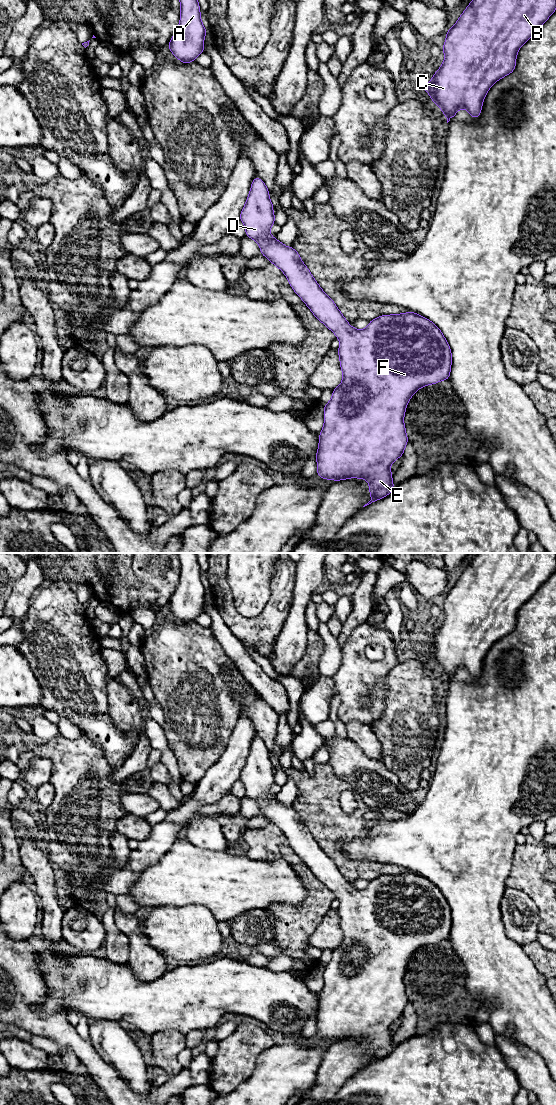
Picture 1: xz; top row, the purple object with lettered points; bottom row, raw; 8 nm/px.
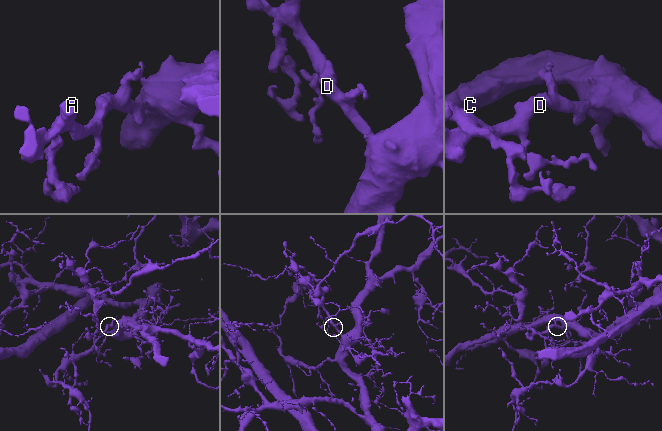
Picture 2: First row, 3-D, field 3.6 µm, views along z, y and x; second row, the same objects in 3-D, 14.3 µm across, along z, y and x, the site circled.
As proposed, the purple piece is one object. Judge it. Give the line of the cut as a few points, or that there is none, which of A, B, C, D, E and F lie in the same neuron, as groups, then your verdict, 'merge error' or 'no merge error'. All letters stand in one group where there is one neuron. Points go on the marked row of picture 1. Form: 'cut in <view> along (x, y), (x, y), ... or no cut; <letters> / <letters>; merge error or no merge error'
no cut; A B C D E F; no merge error

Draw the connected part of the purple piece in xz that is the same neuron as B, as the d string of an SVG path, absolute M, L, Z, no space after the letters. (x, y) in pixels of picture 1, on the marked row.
M472 0L455 25L446 32L443 45L445 59L431 81L422 87L431 100L440 107L447 123L459 109L466 109L472 118L479 117L484 98L492 85L515 70L516 57L521 46L556 11L556 0Z

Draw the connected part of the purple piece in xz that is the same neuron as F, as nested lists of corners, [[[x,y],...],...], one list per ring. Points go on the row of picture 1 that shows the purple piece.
[[[257,176],[253,179],[252,185],[250,188],[250,193],[247,197],[246,203],[240,213],[240,220],[245,226],[246,237],[251,238],[257,242],[260,247],[261,255],[268,258],[273,265],[278,267],[287,277],[288,282],[294,292],[303,300],[307,307],[311,310],[313,315],[321,321],[328,329],[335,333],[336,338],[340,340],[340,346],[338,348],[338,354],[340,359],[340,367],[343,373],[343,379],[341,384],[334,390],[332,390],[332,399],[324,406],[324,426],[321,432],[319,433],[319,445],[316,453],[317,460],[317,475],[320,478],[327,480],[345,480],[349,478],[359,478],[366,479],[369,482],[369,492],[371,494],[371,500],[365,504],[363,507],[375,502],[379,499],[382,499],[388,496],[393,488],[394,483],[392,480],[392,472],[390,470],[391,464],[403,456],[404,449],[408,444],[408,437],[406,434],[406,428],[404,425],[404,415],[406,411],[407,404],[409,403],[410,398],[413,394],[420,388],[436,384],[442,380],[449,380],[451,364],[452,364],[452,353],[451,348],[445,339],[443,333],[440,329],[429,319],[414,313],[406,312],[402,314],[392,314],[392,315],[381,315],[371,321],[369,321],[368,327],[363,330],[358,330],[349,325],[348,321],[342,315],[338,307],[335,305],[334,301],[326,295],[322,288],[318,285],[317,281],[312,276],[310,270],[305,266],[299,253],[293,247],[287,247],[282,242],[278,241],[276,238],[272,237],[270,234],[270,228],[275,224],[275,214],[273,213],[273,204],[270,200],[269,189],[266,187],[265,183]]]

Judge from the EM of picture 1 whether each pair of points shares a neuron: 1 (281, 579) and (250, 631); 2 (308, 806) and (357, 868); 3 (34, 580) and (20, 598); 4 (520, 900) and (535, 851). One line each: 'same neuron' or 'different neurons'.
1: same neuron
2: same neuron
3: same neuron
4: different neurons

